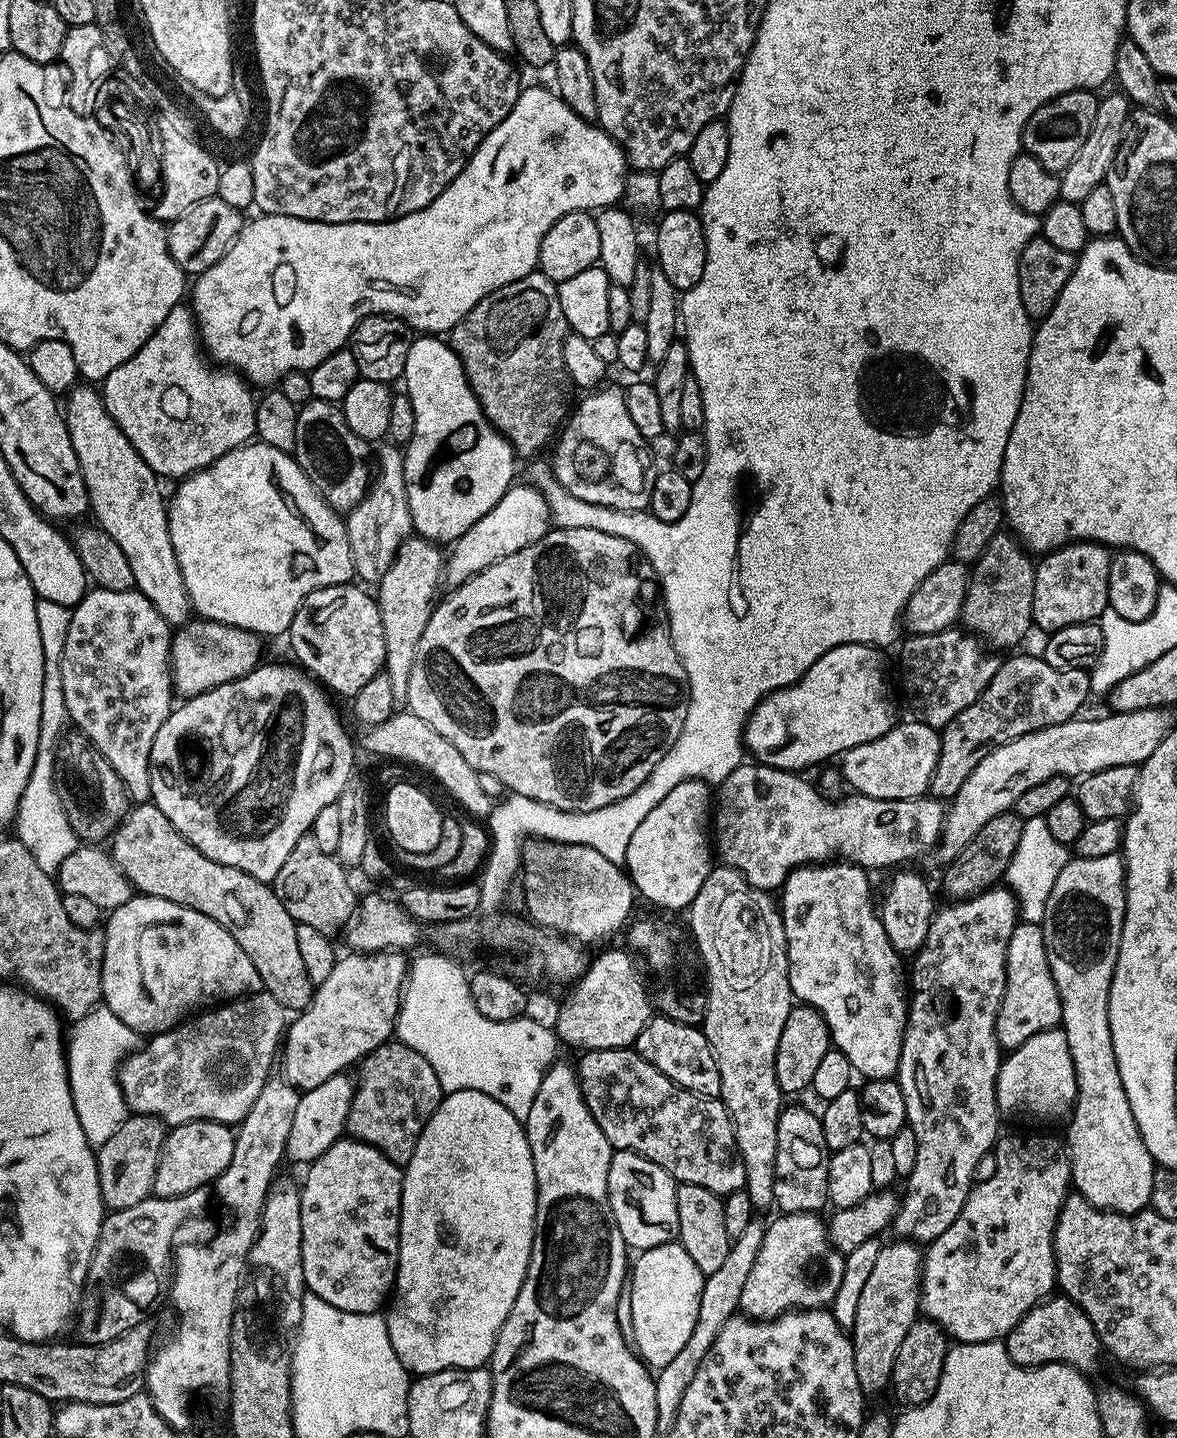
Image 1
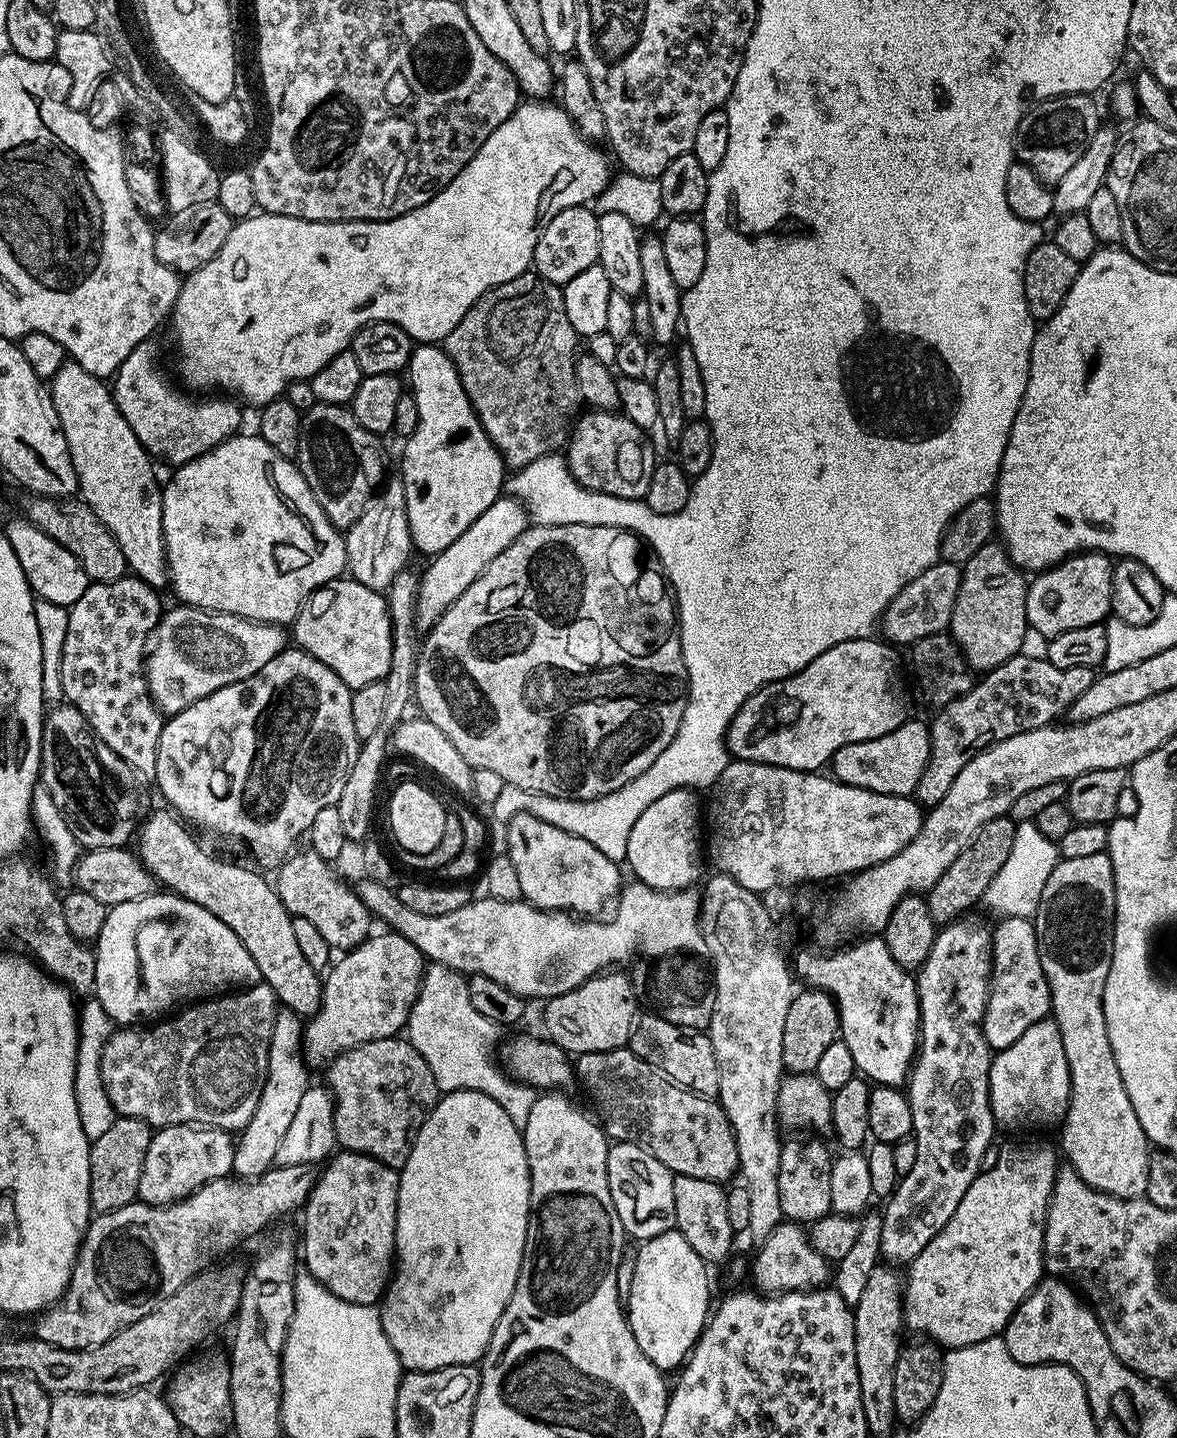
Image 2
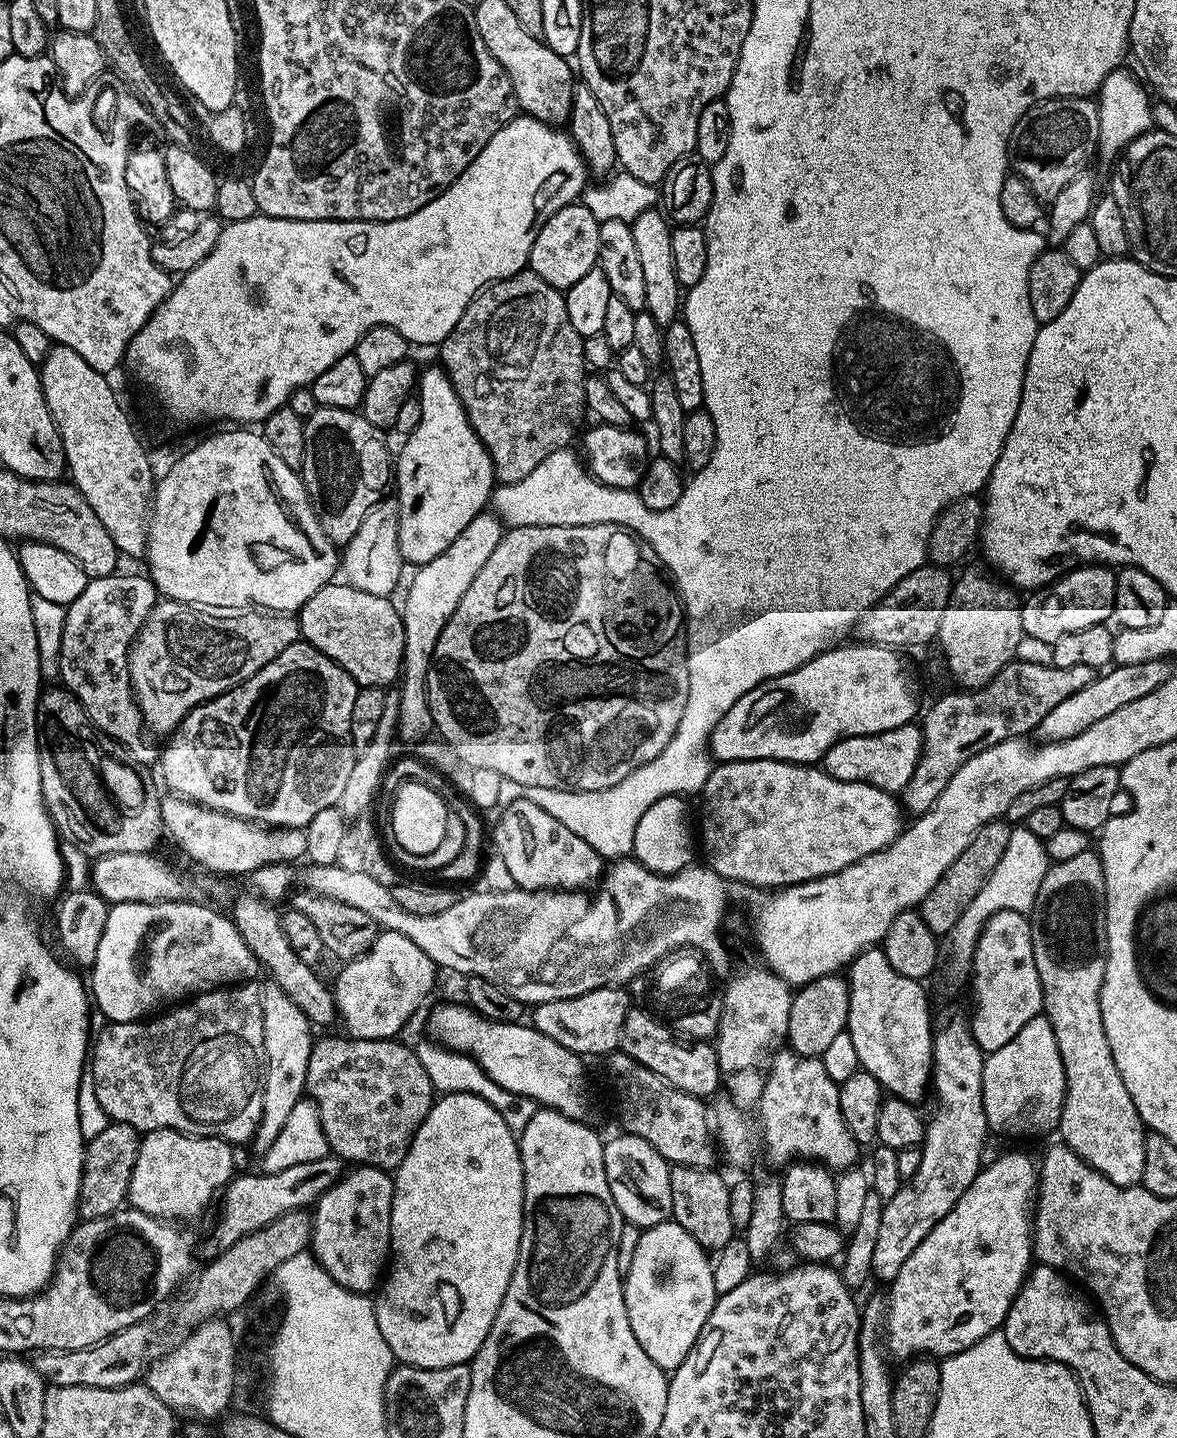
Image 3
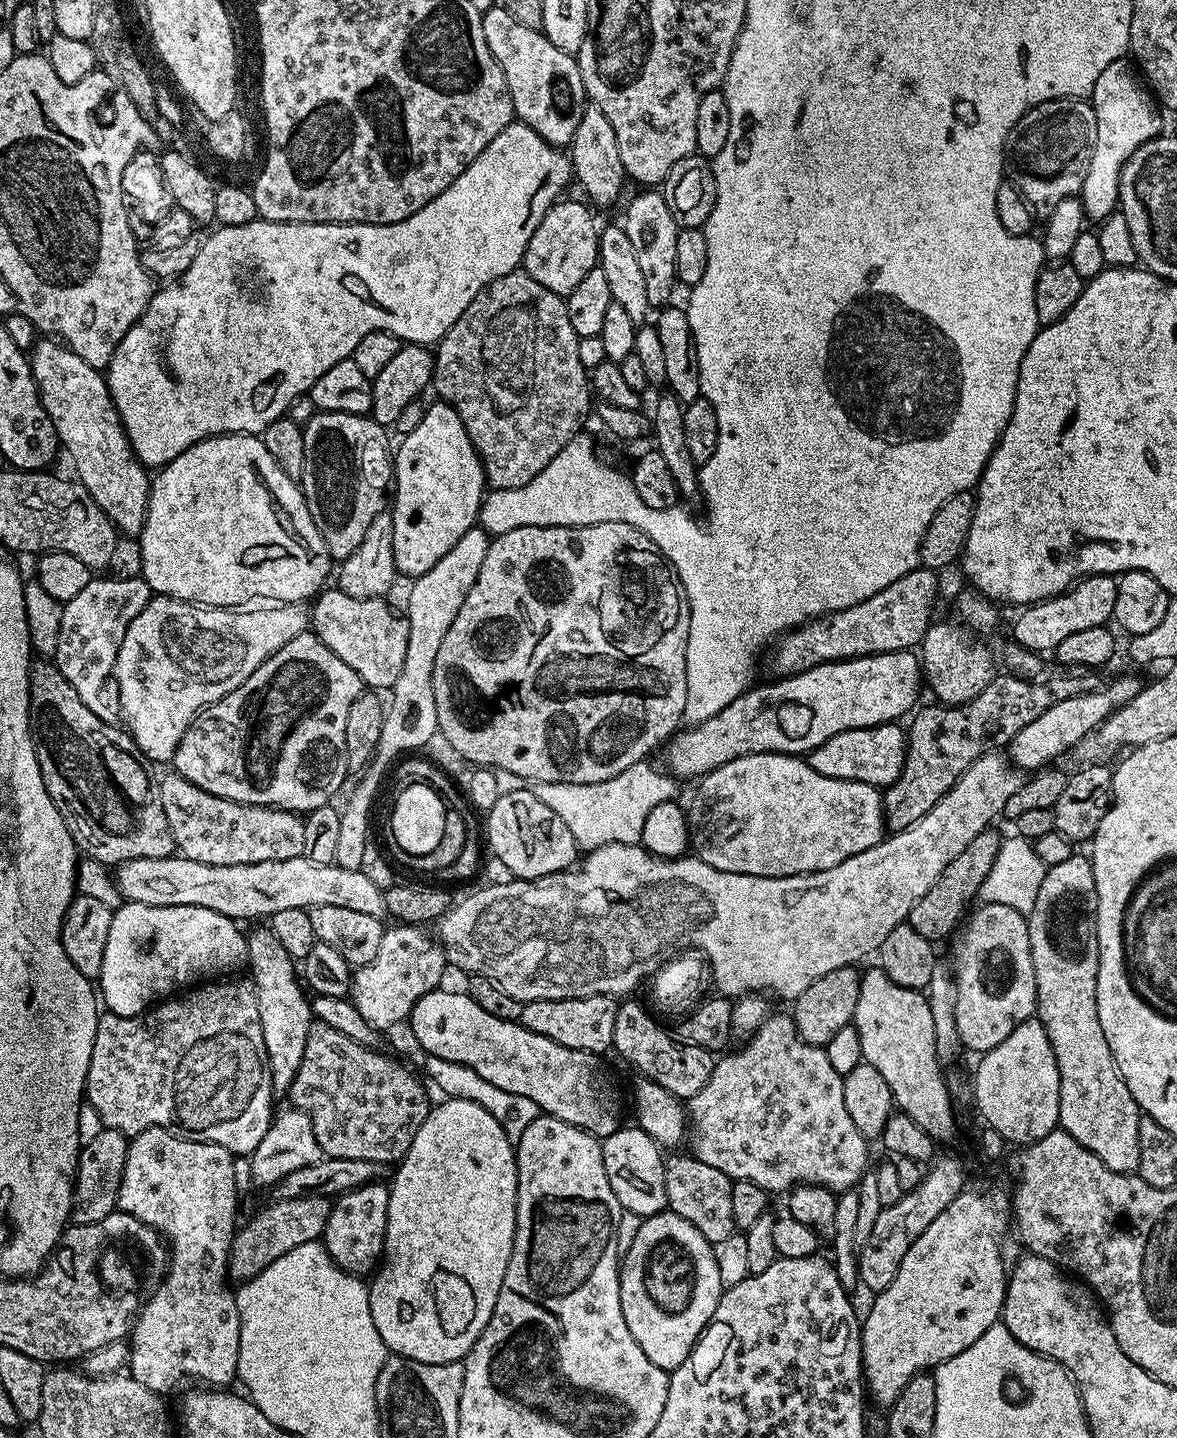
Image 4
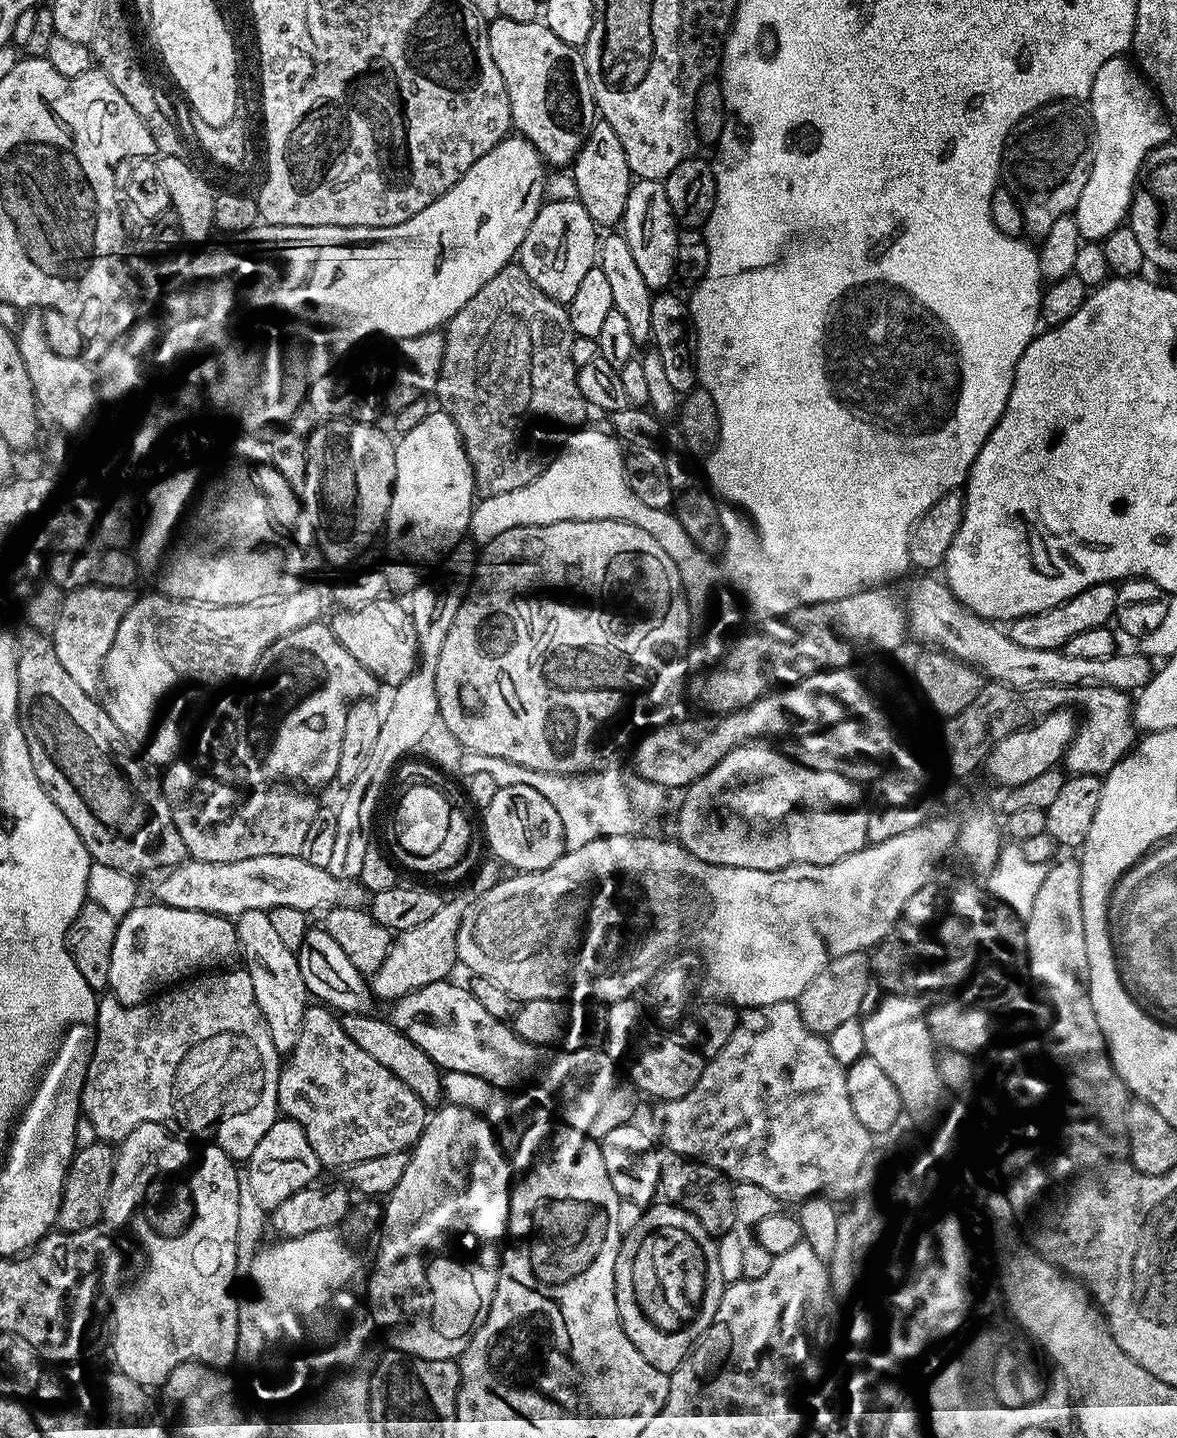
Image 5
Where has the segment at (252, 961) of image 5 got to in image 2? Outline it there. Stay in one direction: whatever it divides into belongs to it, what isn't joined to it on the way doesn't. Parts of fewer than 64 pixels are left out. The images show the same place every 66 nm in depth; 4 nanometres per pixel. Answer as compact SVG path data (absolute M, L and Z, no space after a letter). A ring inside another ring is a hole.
M287 1010L277 1011L270 1034L262 1094L258 1098L258 1106L254 1106L254 1115L250 1118L250 1122L246 1122L246 1126L240 1129L238 1139L235 1141L232 1172L241 1178L260 1176L275 1165L278 1145L292 1125L294 1113L310 1087L308 1080L310 1065L304 1059L302 1051L304 1029L301 1017Z

